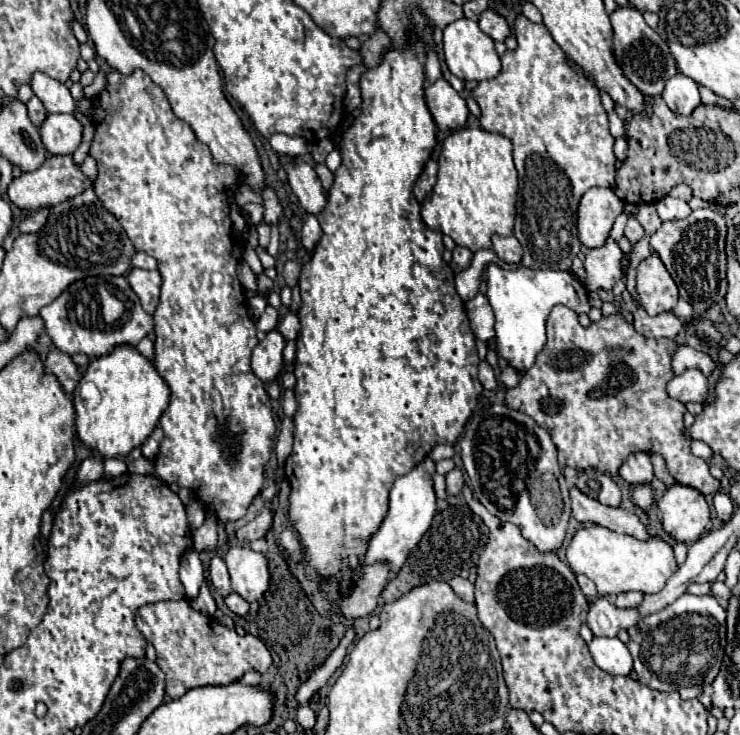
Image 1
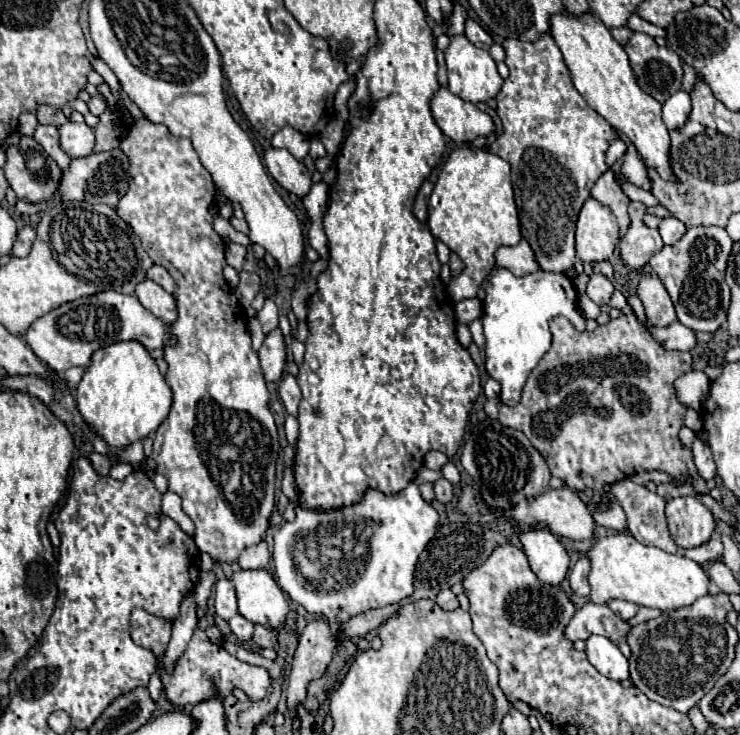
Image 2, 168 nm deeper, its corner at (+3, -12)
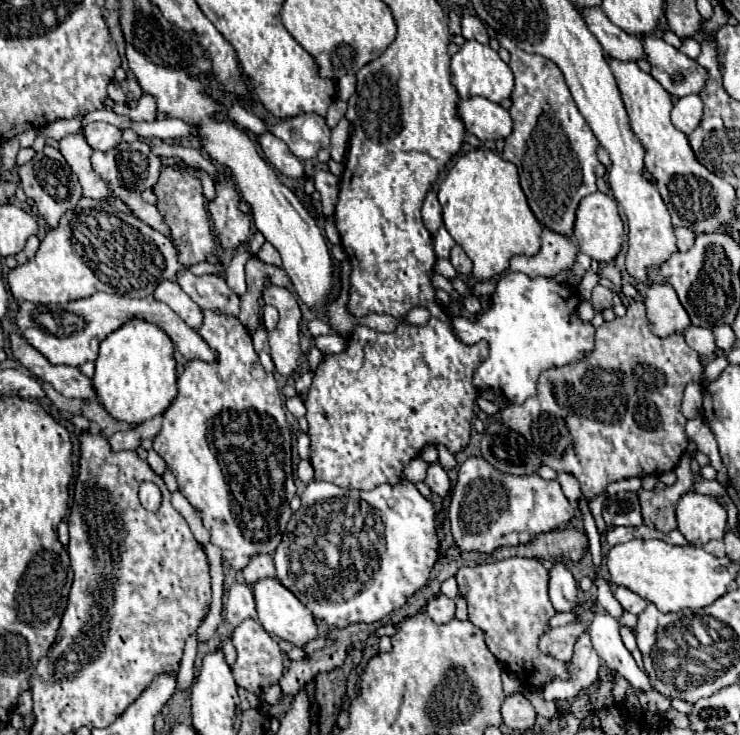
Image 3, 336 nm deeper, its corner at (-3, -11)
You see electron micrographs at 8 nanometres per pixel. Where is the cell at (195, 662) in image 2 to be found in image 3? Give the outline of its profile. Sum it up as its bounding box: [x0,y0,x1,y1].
[262,685,282,705]

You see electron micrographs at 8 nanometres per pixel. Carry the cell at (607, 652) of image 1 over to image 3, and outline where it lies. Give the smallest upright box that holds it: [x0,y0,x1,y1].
[588,613,652,689]

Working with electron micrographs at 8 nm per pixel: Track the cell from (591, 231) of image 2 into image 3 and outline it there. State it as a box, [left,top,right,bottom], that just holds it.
[572,191,623,263]

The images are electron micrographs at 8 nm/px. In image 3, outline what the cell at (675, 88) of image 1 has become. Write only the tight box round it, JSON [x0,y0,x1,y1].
[672,95,702,135]

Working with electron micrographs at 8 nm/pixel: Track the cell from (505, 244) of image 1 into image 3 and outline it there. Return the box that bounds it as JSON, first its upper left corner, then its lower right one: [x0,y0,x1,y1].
[510,229,576,277]

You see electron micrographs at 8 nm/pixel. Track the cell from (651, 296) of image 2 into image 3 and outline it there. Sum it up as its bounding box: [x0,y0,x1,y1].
[646,283,688,337]

